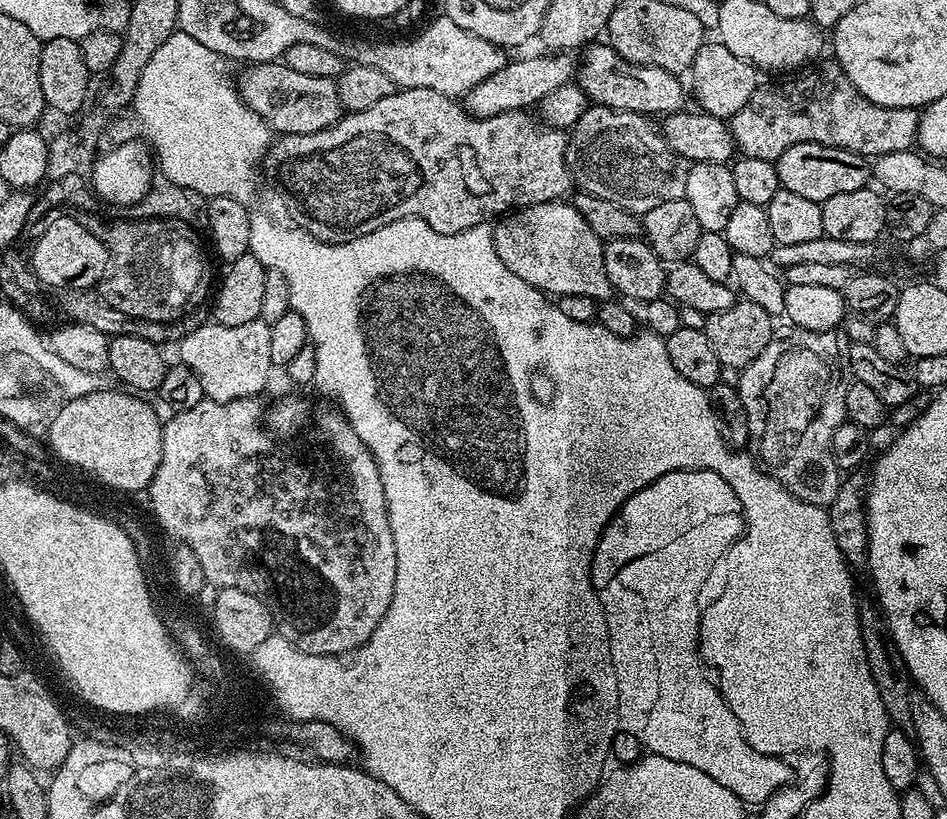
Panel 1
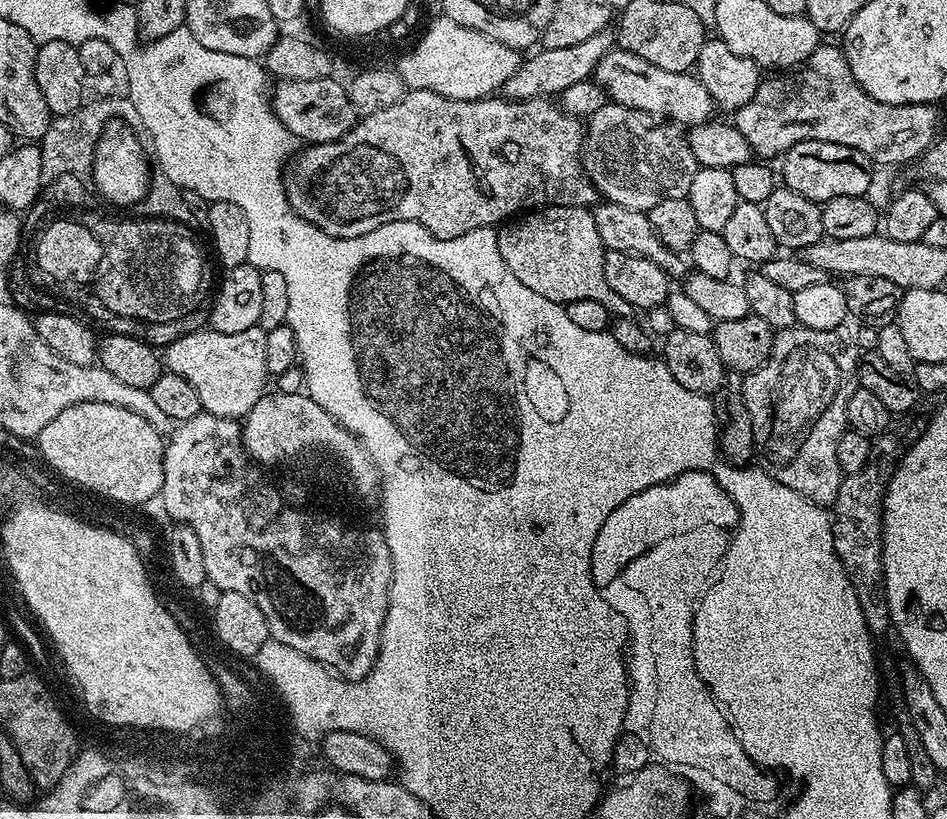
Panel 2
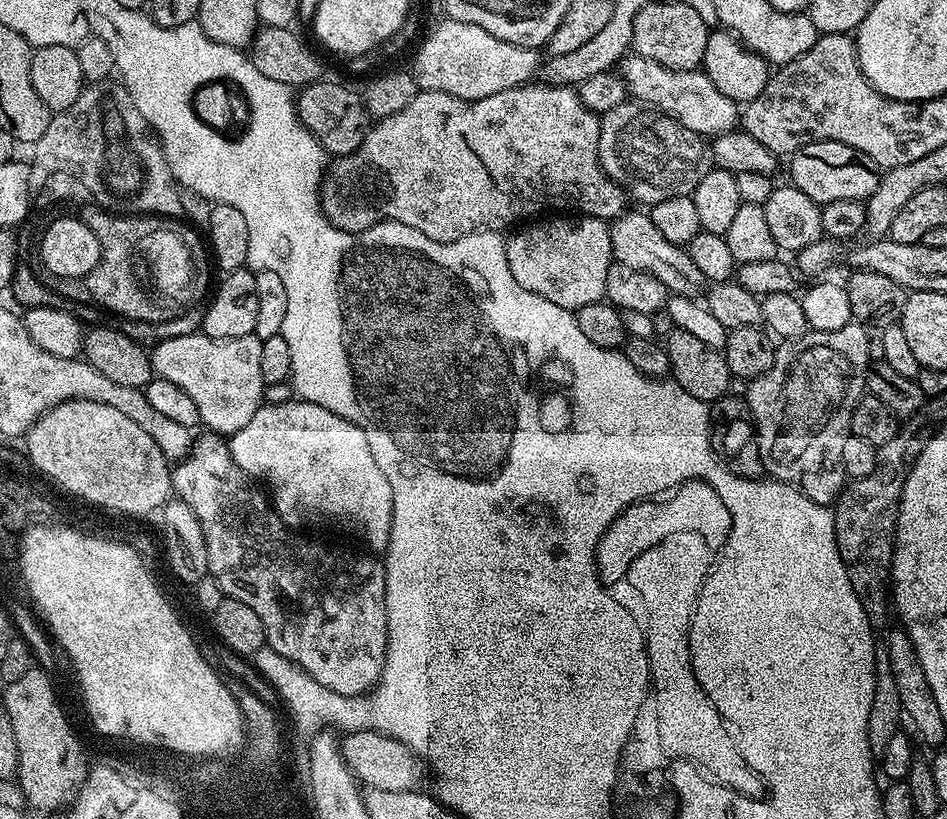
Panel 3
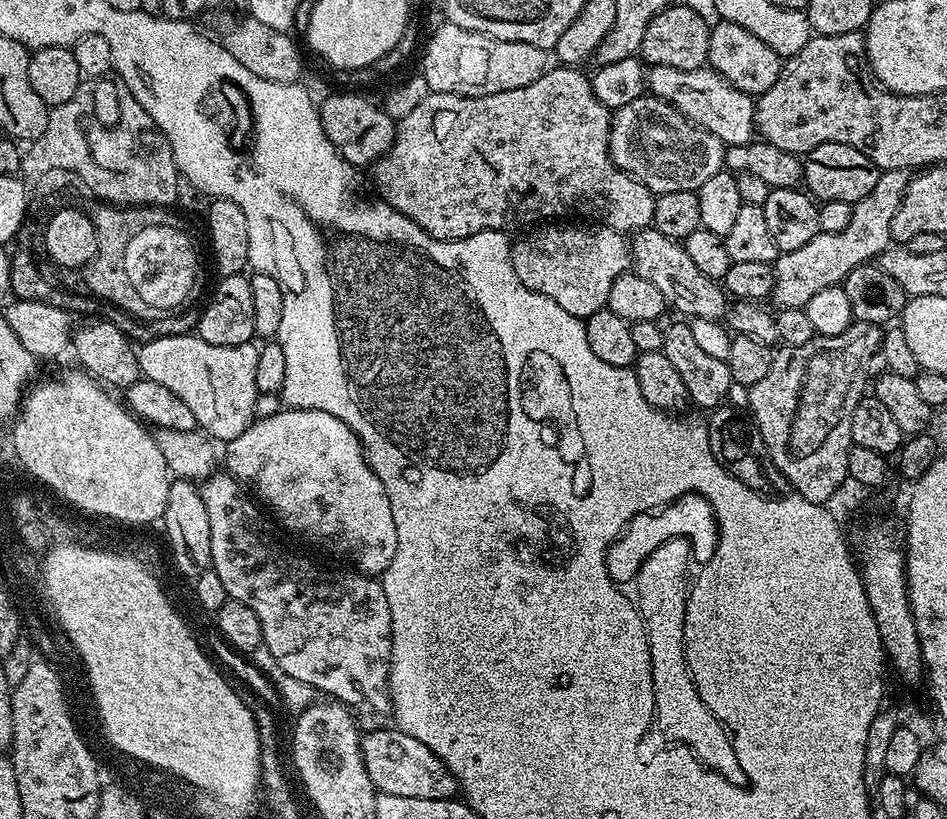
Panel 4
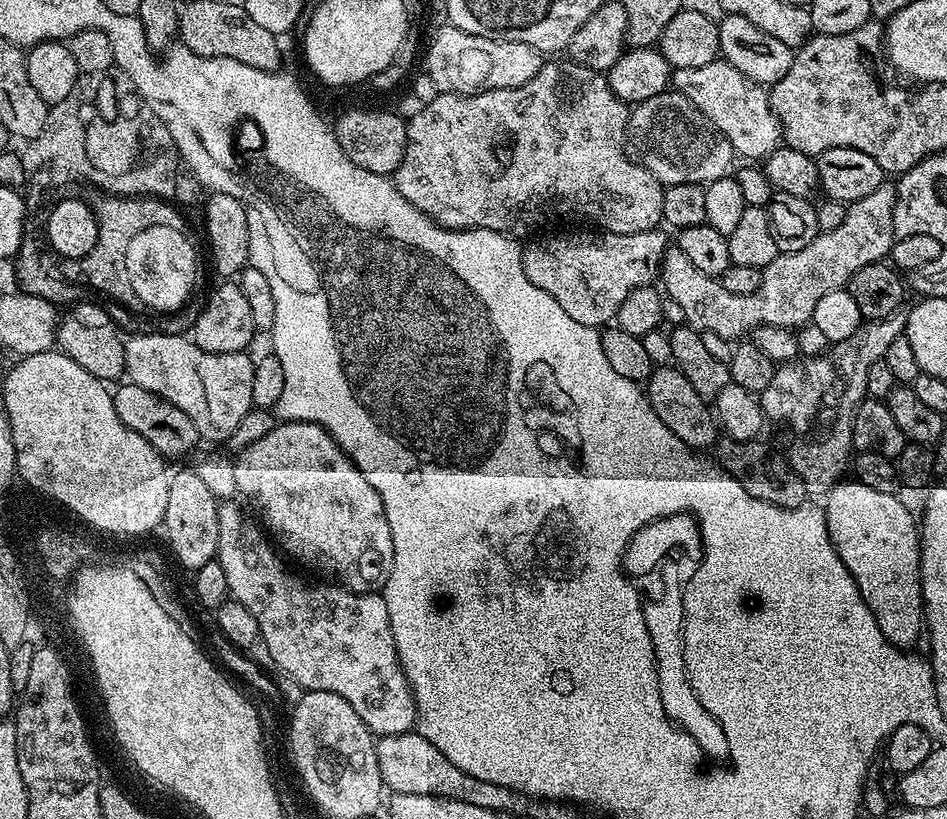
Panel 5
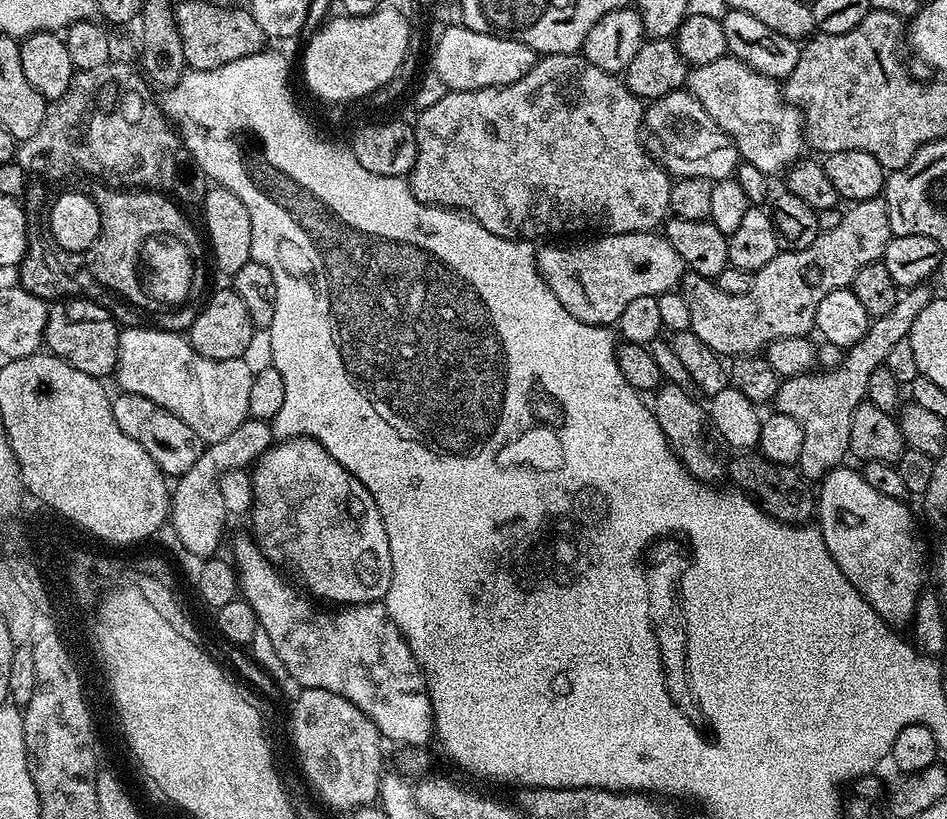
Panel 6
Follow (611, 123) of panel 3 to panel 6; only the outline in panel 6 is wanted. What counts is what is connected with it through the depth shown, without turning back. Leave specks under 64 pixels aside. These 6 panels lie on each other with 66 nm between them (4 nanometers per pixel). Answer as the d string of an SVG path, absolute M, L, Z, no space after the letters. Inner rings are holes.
M687 90L666 94L662 98L651 101L651 103L645 107L642 136L644 146L647 148L649 156L651 156L657 164L660 164L662 167L664 167L665 172L667 172L668 175L673 178L706 178L707 180L713 182L717 180L727 180L733 175L733 173L735 173L737 164L741 163L740 152L736 149L735 142L724 133L722 126L718 126L718 122L714 122L714 118L710 118L710 114L706 114L706 110L702 106L702 102L698 102L698 98L694 98L692 93Z

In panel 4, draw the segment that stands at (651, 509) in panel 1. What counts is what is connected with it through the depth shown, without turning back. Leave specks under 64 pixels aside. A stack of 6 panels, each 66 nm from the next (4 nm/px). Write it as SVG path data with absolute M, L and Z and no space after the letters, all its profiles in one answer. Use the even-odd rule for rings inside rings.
M689 494L680 496L672 501L671 504L663 505L659 510L649 510L635 516L629 524L624 527L624 531L616 541L607 548L608 557L606 558L606 571L610 574L613 585L620 580L628 578L634 570L636 564L662 540L674 536L674 534L684 534L690 532L690 536L700 538L698 540L703 546L694 546L694 552L690 552L690 563L694 566L702 566L706 562L710 562L710 558L716 549L716 538L718 529L716 526L716 515L710 506L710 502L704 496Z

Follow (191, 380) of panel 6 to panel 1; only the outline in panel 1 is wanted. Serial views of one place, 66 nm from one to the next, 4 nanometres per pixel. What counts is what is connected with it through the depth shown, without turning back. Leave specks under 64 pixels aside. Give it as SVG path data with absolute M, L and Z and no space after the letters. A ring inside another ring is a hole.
M261 319L242 326L222 326L215 322L203 324L180 341L179 363L198 374L198 382L202 382L202 390L209 400L230 402L259 397L259 392L268 384L268 375L274 371L270 358L271 329L272 325Z

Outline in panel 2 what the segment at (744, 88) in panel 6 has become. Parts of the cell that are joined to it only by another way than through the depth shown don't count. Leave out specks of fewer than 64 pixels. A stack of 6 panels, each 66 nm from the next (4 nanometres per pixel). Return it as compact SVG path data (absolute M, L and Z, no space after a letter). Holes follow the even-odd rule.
M613 46L598 62L594 79L603 86L611 103L646 110L646 114L667 118L681 126L704 124L714 116L710 94L706 94L706 86L695 75L662 70L662 66L654 66L654 62L646 62L646 58L638 58L638 54L630 54L619 46Z

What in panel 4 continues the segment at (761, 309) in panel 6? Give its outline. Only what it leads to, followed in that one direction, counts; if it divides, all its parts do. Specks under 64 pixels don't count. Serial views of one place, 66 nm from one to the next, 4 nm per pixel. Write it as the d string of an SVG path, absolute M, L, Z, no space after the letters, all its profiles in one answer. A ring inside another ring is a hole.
M909 169L881 171L878 186L852 205L850 226L846 230L838 230L838 234L819 232L806 246L798 246L798 250L790 250L776 257L776 285L771 294L784 308L803 310L814 298L827 288L843 285L845 278L855 267L875 261L893 243L890 234L890 222L894 214L898 214L898 206L902 206L902 198L908 189ZM649 226L631 233L630 247L631 271L646 278L646 282L658 286L658 290L662 290L664 295L665 305L671 306L681 317L691 318L693 321L725 319L730 307L729 297L717 281L706 278L706 274L702 274L702 270L694 266L681 241L666 238L666 234Z

